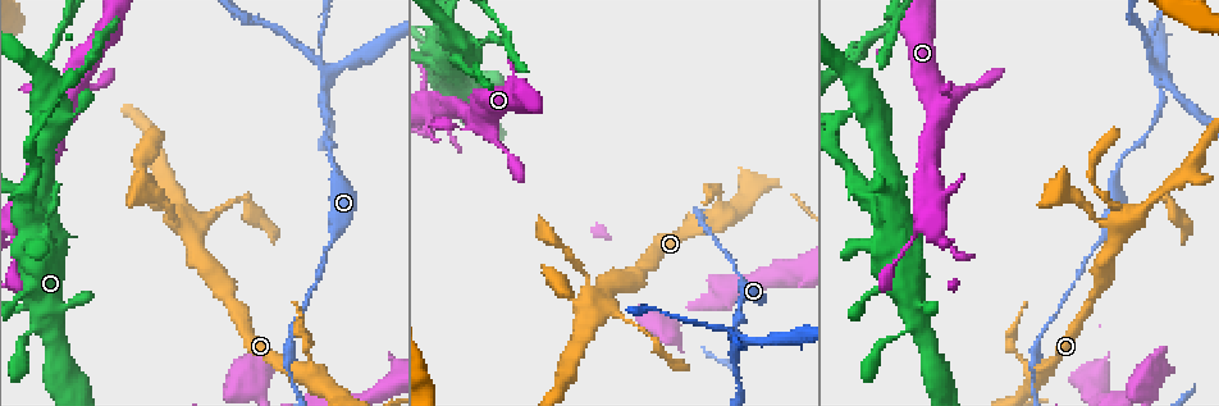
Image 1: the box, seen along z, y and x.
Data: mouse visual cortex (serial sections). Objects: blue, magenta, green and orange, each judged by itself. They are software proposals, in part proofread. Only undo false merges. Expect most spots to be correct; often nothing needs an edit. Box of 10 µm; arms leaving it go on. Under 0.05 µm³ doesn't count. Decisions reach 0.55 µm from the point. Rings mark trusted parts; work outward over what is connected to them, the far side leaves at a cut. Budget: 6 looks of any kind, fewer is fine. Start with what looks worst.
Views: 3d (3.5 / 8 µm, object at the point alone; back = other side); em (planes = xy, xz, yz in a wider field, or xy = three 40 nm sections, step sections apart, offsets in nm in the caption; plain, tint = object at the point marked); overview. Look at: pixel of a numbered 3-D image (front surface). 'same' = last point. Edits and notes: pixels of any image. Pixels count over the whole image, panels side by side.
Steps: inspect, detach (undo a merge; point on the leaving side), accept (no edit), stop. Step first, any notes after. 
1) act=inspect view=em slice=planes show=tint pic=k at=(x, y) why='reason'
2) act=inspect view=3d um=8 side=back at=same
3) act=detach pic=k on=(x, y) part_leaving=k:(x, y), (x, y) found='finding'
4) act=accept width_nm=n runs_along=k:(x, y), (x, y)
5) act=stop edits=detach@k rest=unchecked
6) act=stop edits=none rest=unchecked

act=inspect view=3d um=3.5 pic=1 at=(1164, 76) why='arms run side by side'

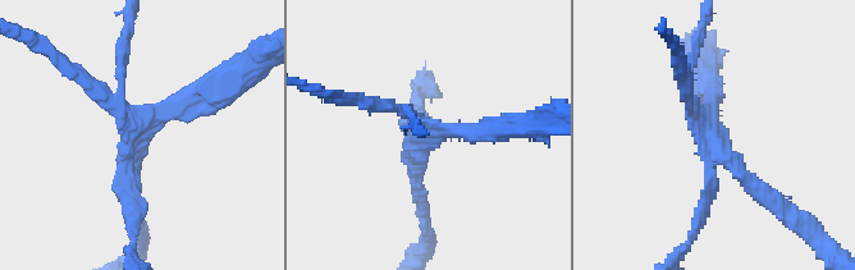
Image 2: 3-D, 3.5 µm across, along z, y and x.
act=inspect view=em slice=xy step=5 show=tint pic=2 at=(133, 142) why='now the EM'

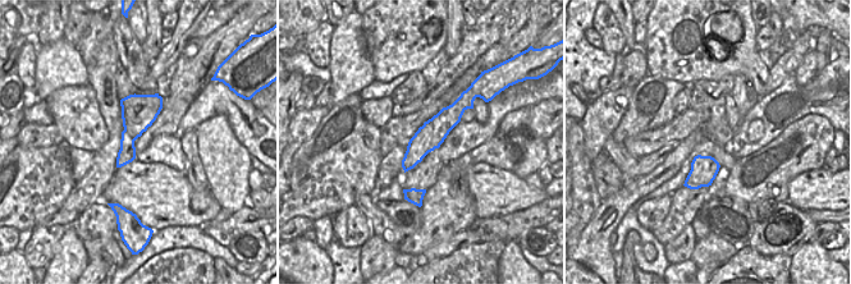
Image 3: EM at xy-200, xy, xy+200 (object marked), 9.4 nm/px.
act=detach pic=2 on=(168, 104) width_nm=260 border=3:(124, 128), (135, 140) found='two cells meet here'

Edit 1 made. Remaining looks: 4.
act=inspect view=overview why='redraw'

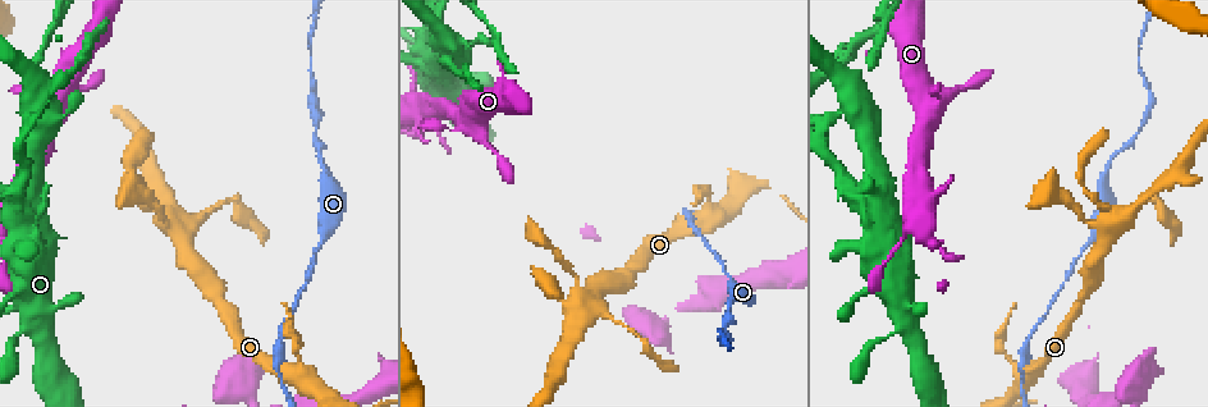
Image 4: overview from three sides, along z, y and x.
act=inspect view=3d um=3.5 side=back pic=4 at=(65, 98) why='three arms meet'

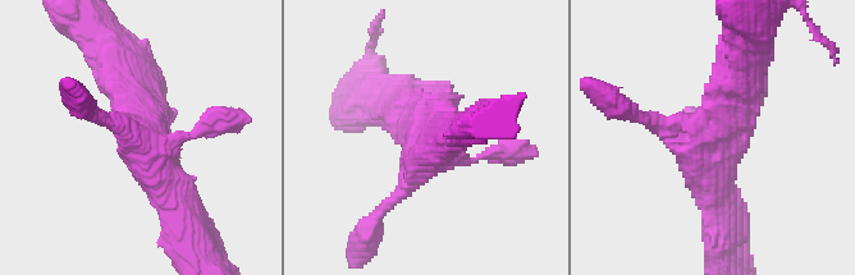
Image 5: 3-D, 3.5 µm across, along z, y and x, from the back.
act=inspect view=em slice=xy step=1 show=tint pic=5 at=(422, 153) why='shape alone is not enough'

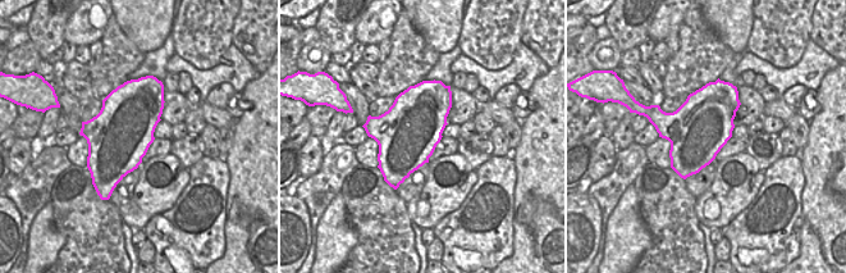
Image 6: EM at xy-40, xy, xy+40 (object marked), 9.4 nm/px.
act=accept runs_along=5:(113, 68), (183, 214) found='all the same cell'

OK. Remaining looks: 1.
act=stop edits=detach@2 rest=unchecked

